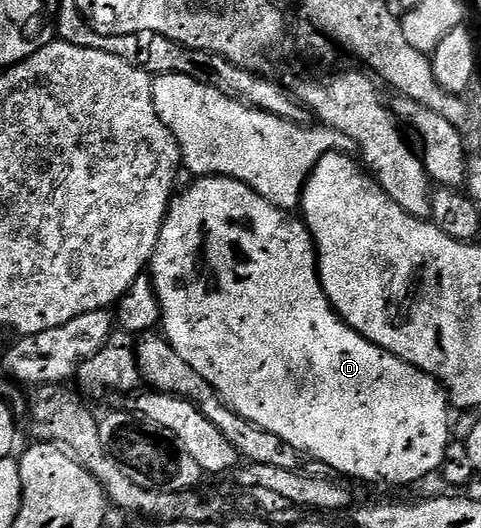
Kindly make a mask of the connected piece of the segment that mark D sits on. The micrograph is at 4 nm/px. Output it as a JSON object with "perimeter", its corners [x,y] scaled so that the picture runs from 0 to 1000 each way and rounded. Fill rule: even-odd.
{"perimeter":[[[416,335],[397,345],[378,367],[372,364],[356,379],[353,398],[345,403],[308,504],[308,523],[320,534],[320,557],[337,583],[333,623],[366,672],[374,672],[374,680],[383,680],[383,688],[391,688],[391,695],[399,695],[407,710],[424,710],[424,718],[441,725],[462,758],[507,795],[549,816],[565,816],[565,824],[582,824],[595,843],[605,843],[638,867],[655,866],[657,871],[672,873],[682,886],[696,888],[686,892],[713,905],[738,903],[744,911],[805,911],[811,919],[852,919],[859,911],[881,909],[892,896],[909,898],[923,877],[923,854],[931,854],[940,833],[940,769],[911,716],[877,706],[857,688],[840,688],[840,680],[782,657],[705,600],[669,549],[653,455],[644,449],[642,434],[617,409],[590,409],[588,398],[557,384],[538,366],[524,362],[524,354],[480,335]]]}

